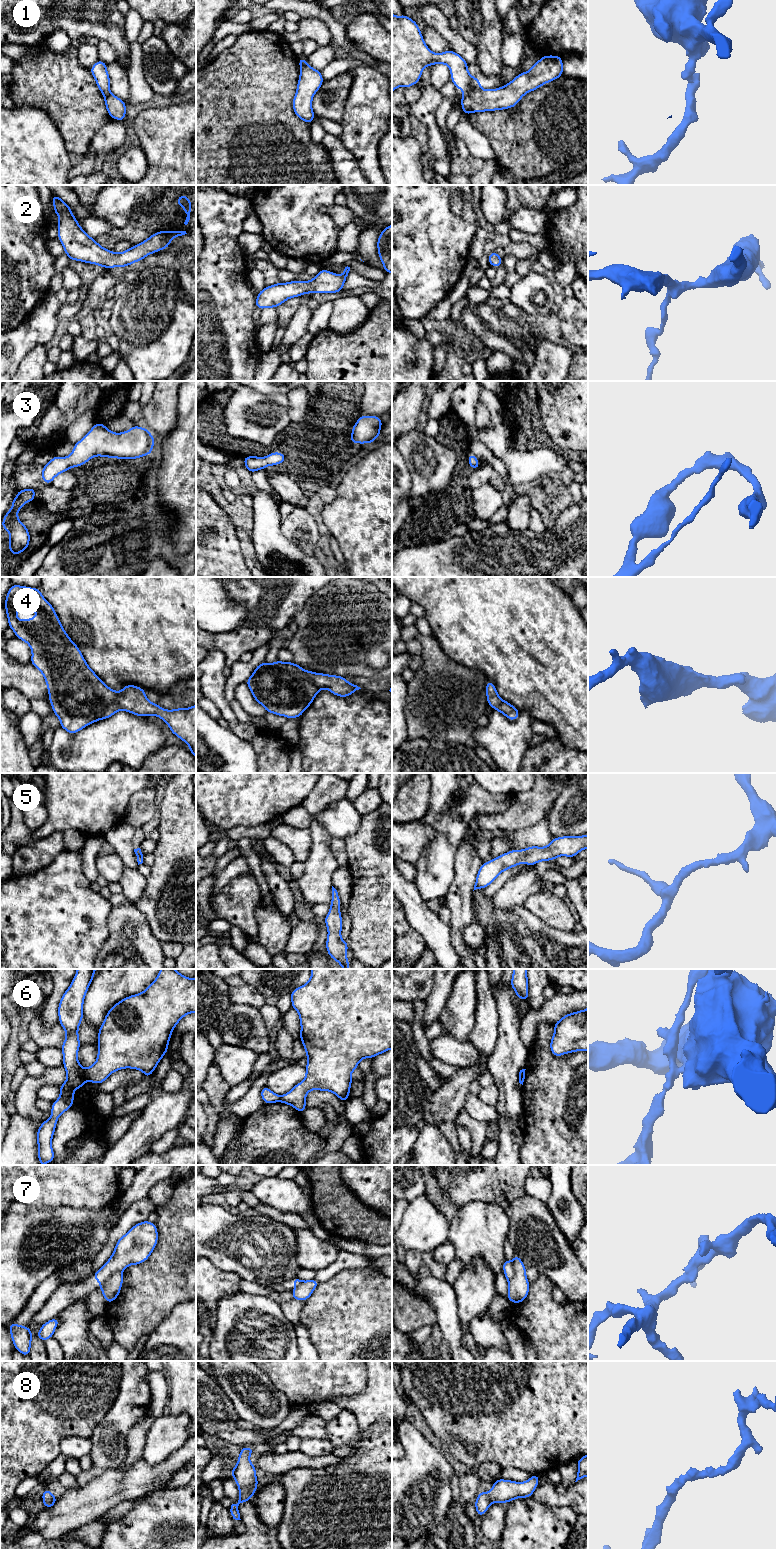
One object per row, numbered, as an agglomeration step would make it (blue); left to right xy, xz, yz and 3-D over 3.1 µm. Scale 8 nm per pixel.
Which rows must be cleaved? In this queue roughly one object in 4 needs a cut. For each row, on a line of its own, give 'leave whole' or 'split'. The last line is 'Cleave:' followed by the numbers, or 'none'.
1: leave whole
2: leave whole
3: leave whole
4: leave whole
5: leave whole
6: split
7: split
8: leave whole
Cleave: 6, 7

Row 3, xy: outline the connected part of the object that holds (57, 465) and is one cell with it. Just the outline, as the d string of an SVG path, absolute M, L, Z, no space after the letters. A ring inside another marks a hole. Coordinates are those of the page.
M95 423L77 443L68 457L54 456L42 469L42 480L51 484L53 479L72 467L80 467L95 456L137 459L152 454L155 439L147 428L134 425L131 429L114 433L104 424Z

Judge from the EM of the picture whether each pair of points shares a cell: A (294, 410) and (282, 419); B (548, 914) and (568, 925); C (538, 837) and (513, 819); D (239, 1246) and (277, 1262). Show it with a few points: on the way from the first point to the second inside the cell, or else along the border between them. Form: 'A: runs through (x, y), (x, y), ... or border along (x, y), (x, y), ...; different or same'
A: border along (286, 394), (288, 415), (292, 421); different
B: runs through (553, 914), (556, 914), (563, 920); same
C: border along (545, 815), (534, 824), (512, 832); different
D: runs through (248, 1246), (254, 1246), (262, 1250), (268, 1256); same

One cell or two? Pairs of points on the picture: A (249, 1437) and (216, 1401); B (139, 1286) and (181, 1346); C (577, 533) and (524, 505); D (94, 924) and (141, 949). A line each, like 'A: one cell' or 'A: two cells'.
A: one cell
B: two cells
C: two cells
D: two cells

